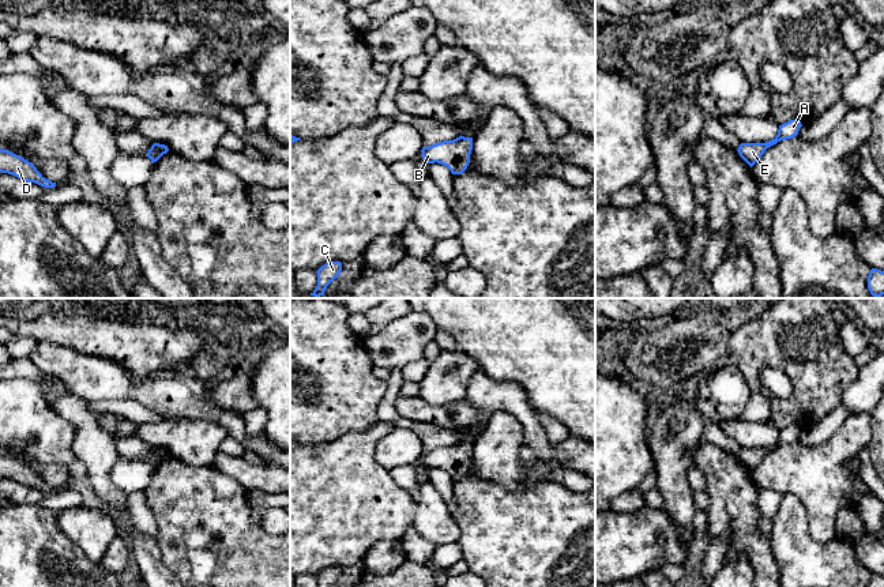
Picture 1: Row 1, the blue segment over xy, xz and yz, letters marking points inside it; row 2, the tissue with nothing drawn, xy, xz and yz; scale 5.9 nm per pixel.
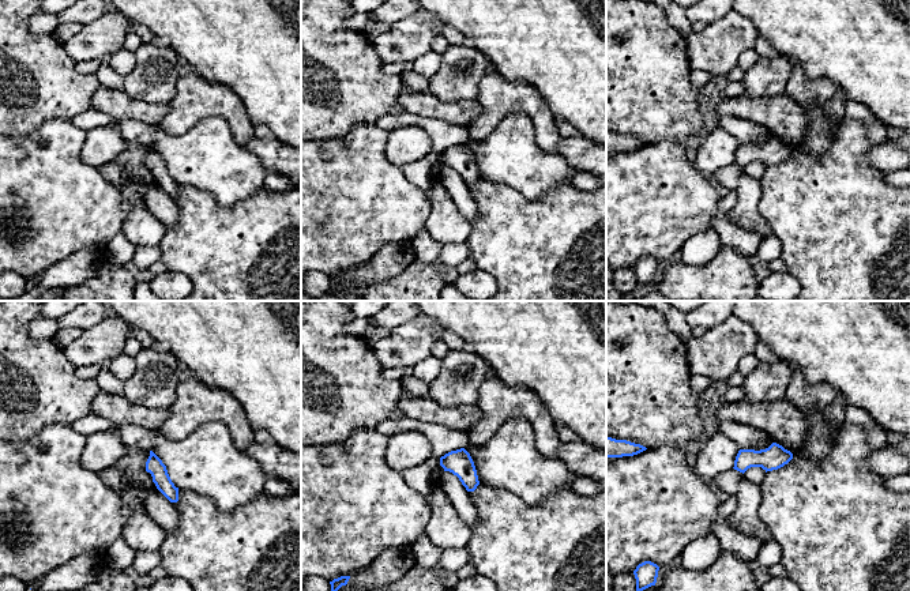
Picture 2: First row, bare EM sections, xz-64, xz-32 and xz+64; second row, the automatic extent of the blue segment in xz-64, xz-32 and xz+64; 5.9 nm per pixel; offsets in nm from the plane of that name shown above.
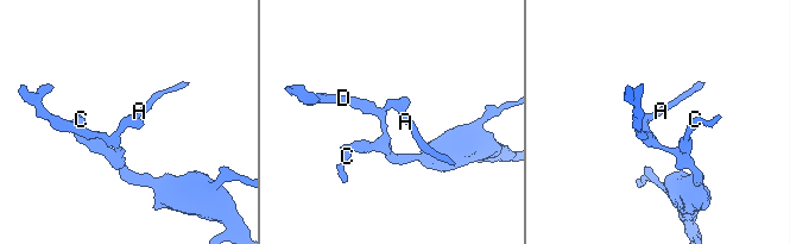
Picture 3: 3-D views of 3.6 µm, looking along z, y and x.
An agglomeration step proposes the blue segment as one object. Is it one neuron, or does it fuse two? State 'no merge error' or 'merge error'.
no merge error

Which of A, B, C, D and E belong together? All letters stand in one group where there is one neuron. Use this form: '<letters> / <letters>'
A B C D E

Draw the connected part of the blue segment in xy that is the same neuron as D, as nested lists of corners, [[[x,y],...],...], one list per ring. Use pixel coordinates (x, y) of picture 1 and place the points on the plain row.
[[[0,454],[0,477],[12,479],[27,488],[35,488],[45,493],[56,492],[56,488],[46,485],[31,467],[8,455],[1,454]]]

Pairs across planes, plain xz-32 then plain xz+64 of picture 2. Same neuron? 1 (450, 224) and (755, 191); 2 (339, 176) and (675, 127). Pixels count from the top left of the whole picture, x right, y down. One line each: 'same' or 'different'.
1: same
2: different

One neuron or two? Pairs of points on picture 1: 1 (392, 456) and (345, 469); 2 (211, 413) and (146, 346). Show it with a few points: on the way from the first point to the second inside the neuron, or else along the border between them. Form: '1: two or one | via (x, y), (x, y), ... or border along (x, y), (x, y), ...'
1: two | border along (390, 432), (376, 447), (376, 461), (387, 471)
2: two | border along (187, 369), (160, 369), (138, 382)

